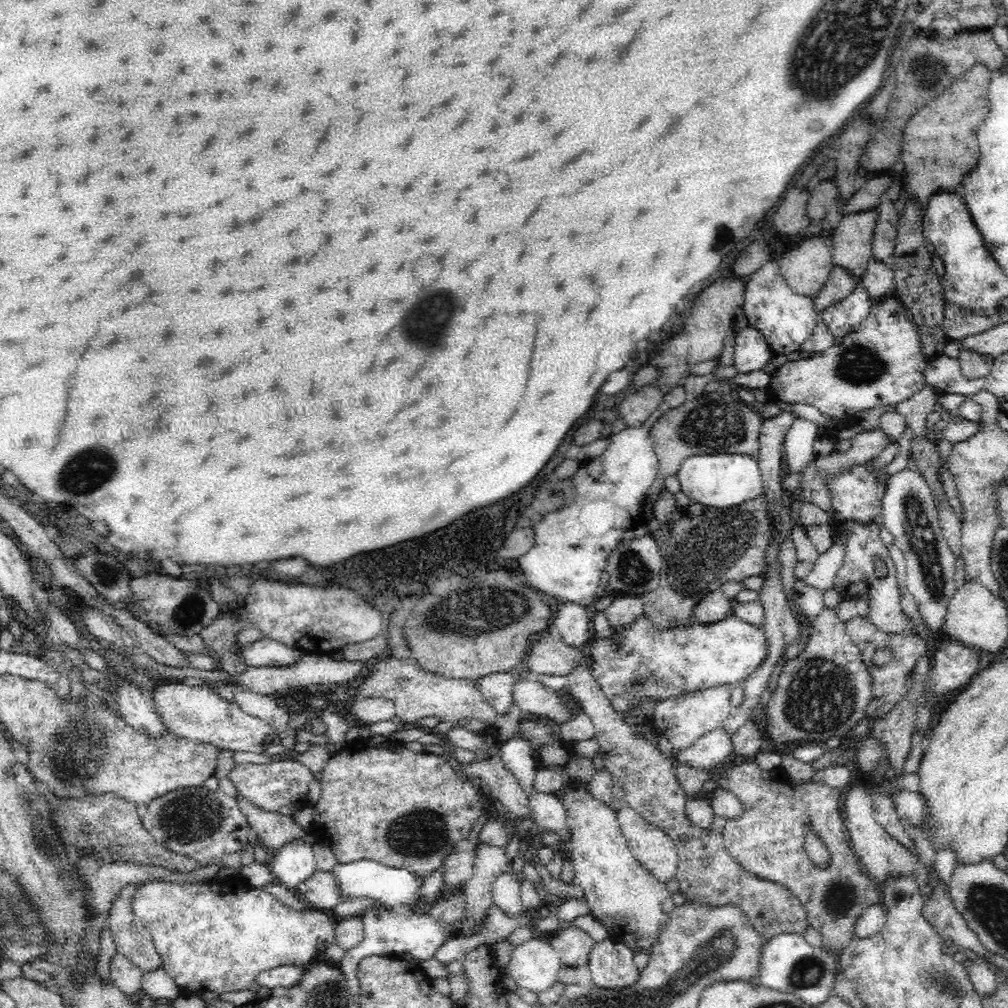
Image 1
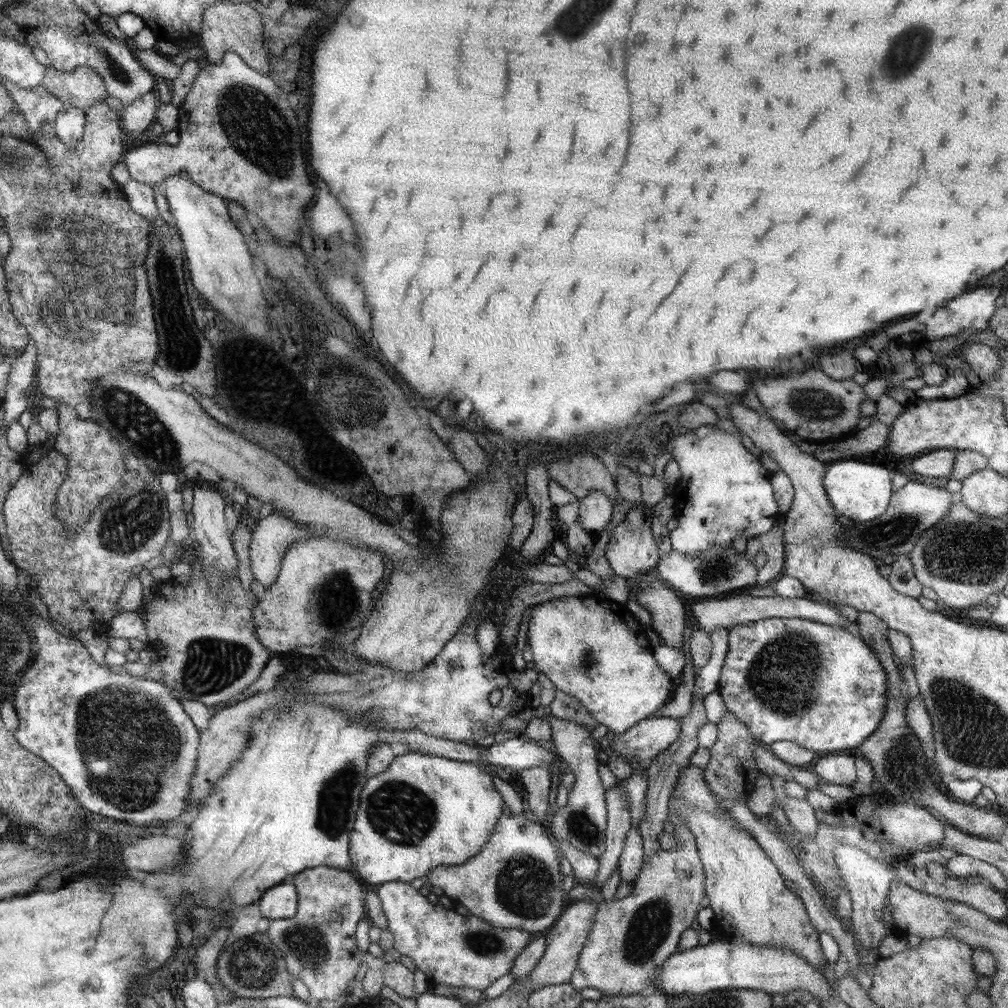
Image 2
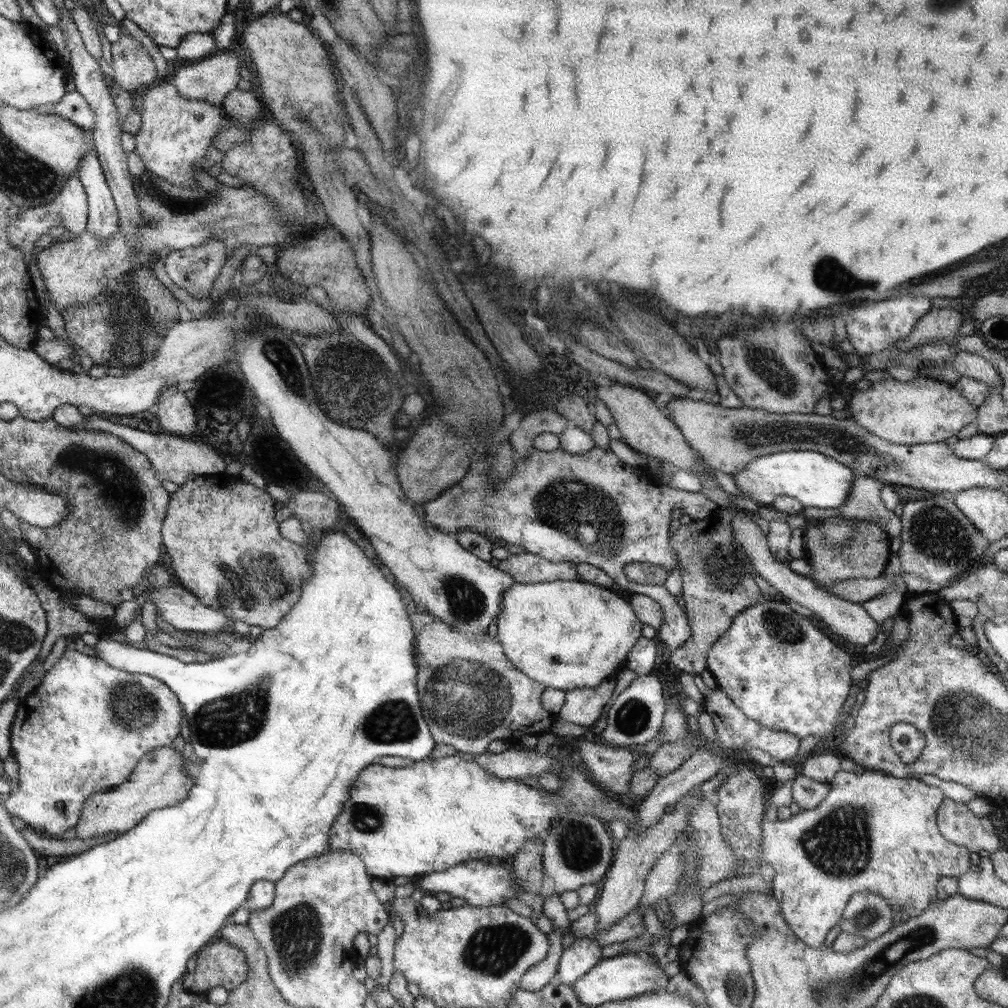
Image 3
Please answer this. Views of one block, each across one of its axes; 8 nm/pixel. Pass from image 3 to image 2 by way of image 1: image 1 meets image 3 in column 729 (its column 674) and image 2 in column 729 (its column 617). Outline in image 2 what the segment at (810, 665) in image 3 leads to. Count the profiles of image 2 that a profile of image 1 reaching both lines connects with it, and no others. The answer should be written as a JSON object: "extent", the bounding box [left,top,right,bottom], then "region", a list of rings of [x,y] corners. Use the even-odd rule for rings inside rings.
{"extent":[717,618,887,754],"region":[[[765,618],[733,626],[717,686],[725,708],[747,726],[759,744],[793,742],[817,754],[855,750],[881,724],[887,704],[887,674],[861,638],[851,630],[801,618]]]}

